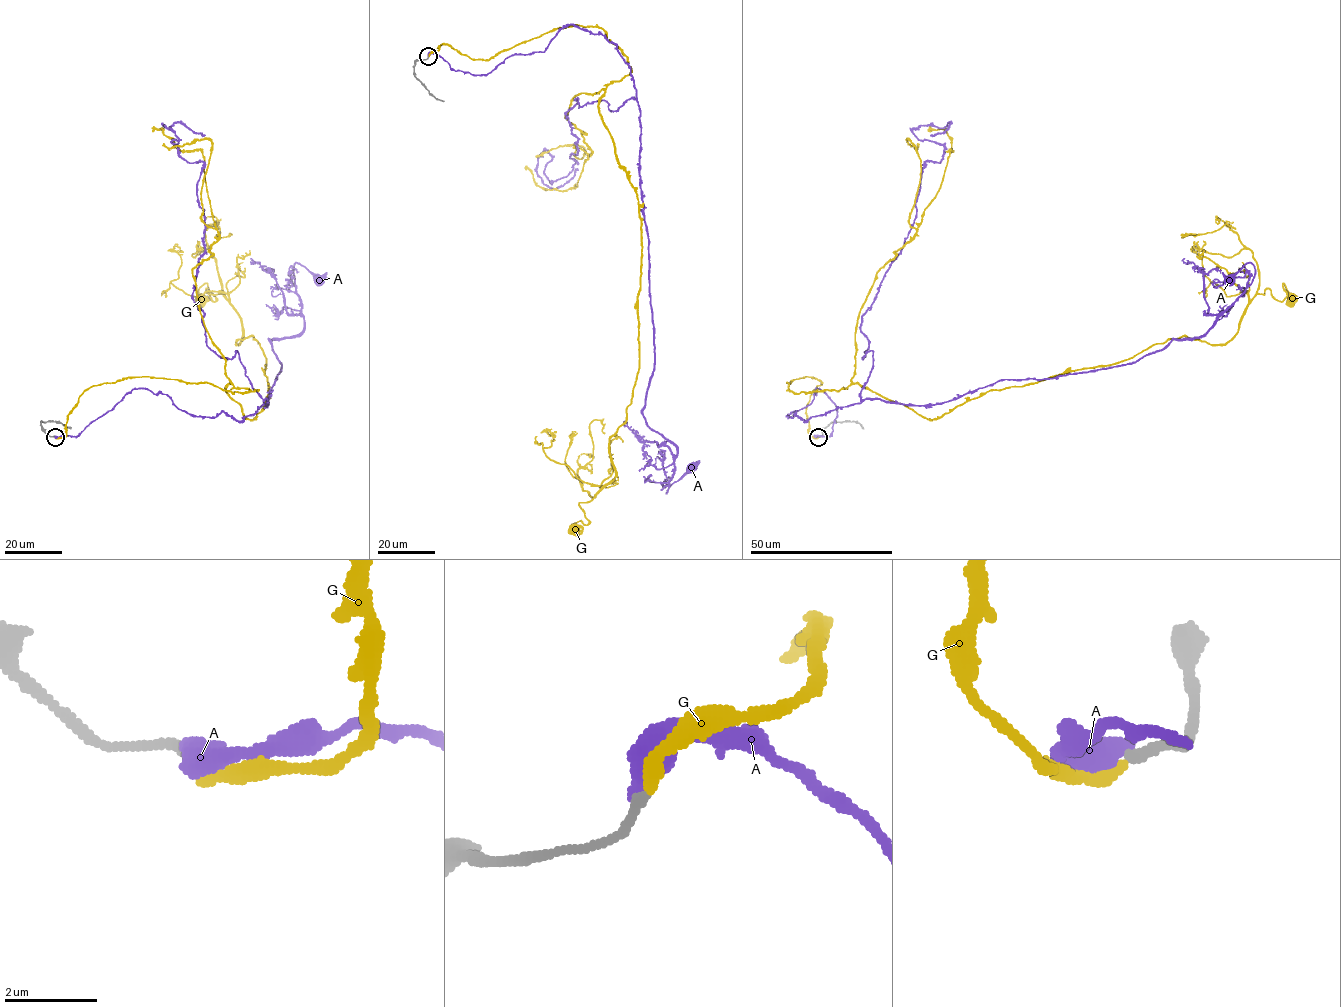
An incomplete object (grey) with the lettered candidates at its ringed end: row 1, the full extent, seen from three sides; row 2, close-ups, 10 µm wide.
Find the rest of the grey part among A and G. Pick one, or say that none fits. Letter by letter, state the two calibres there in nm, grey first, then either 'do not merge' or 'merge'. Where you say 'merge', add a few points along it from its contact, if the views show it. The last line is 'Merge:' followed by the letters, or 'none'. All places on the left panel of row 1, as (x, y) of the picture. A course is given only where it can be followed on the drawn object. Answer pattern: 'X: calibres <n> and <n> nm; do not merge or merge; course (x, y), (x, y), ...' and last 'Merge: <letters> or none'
A: calibres 240 and 550 nm; do not merge
G: calibres 240 and 300 nm; merge; course (55, 437), (127, 377), (257, 389), (225, 387), (253, 419), (260, 344), (201, 298)
Merge: G

